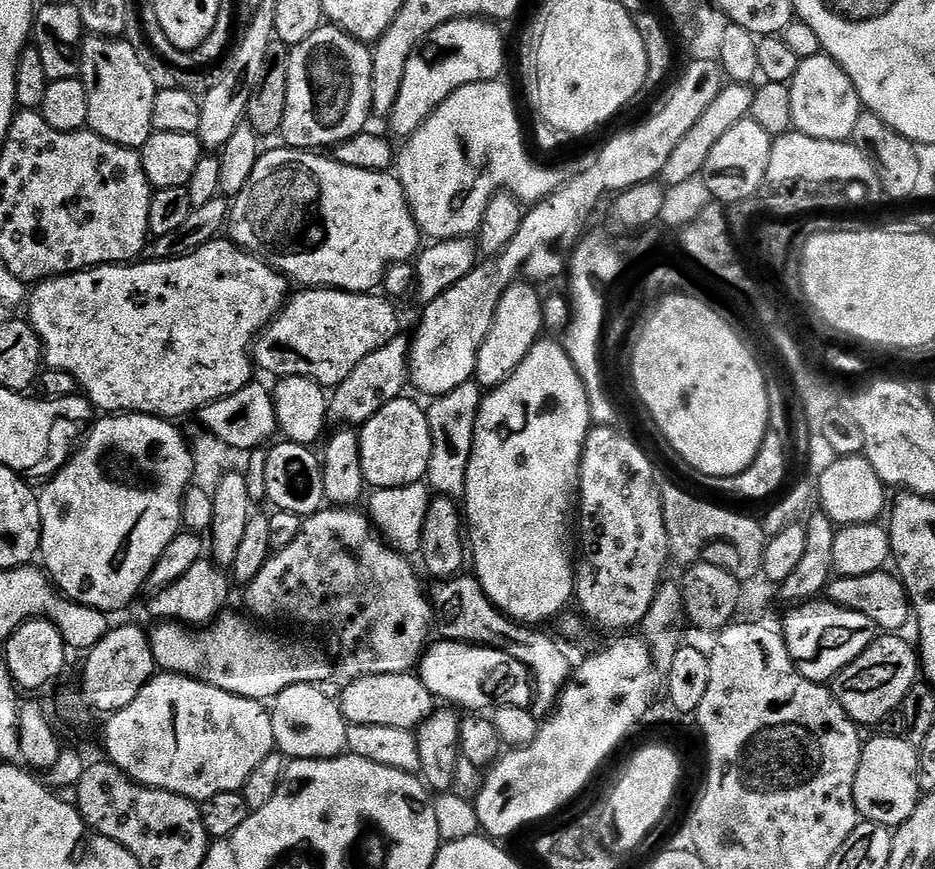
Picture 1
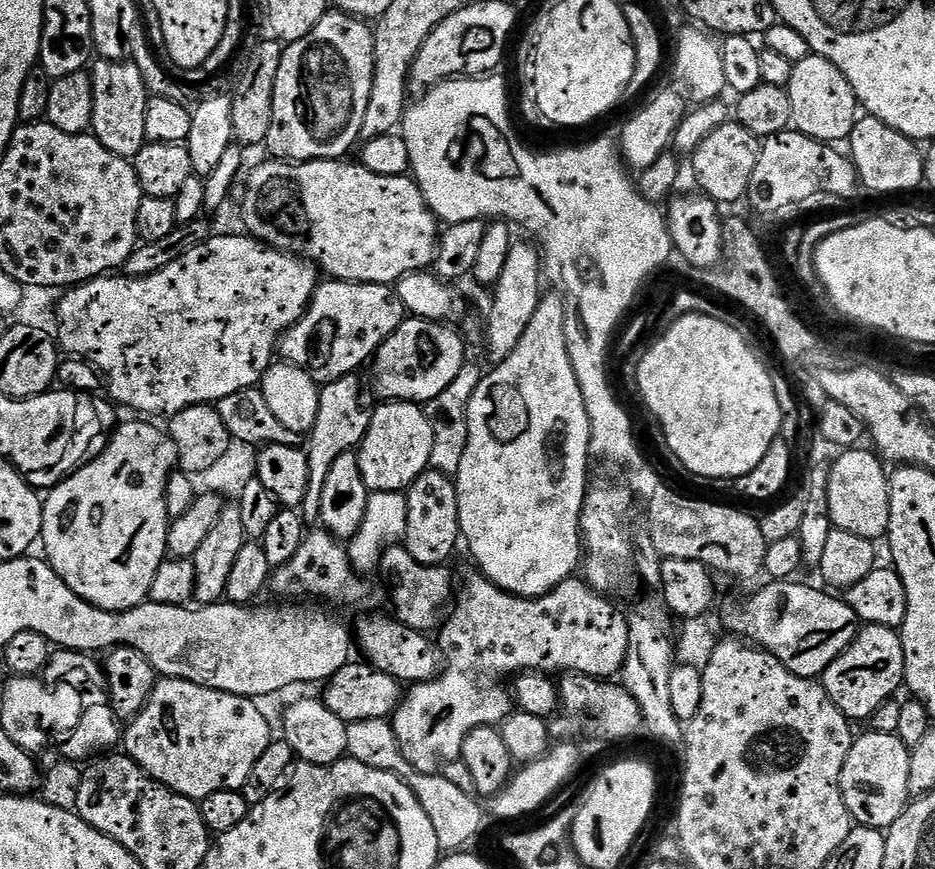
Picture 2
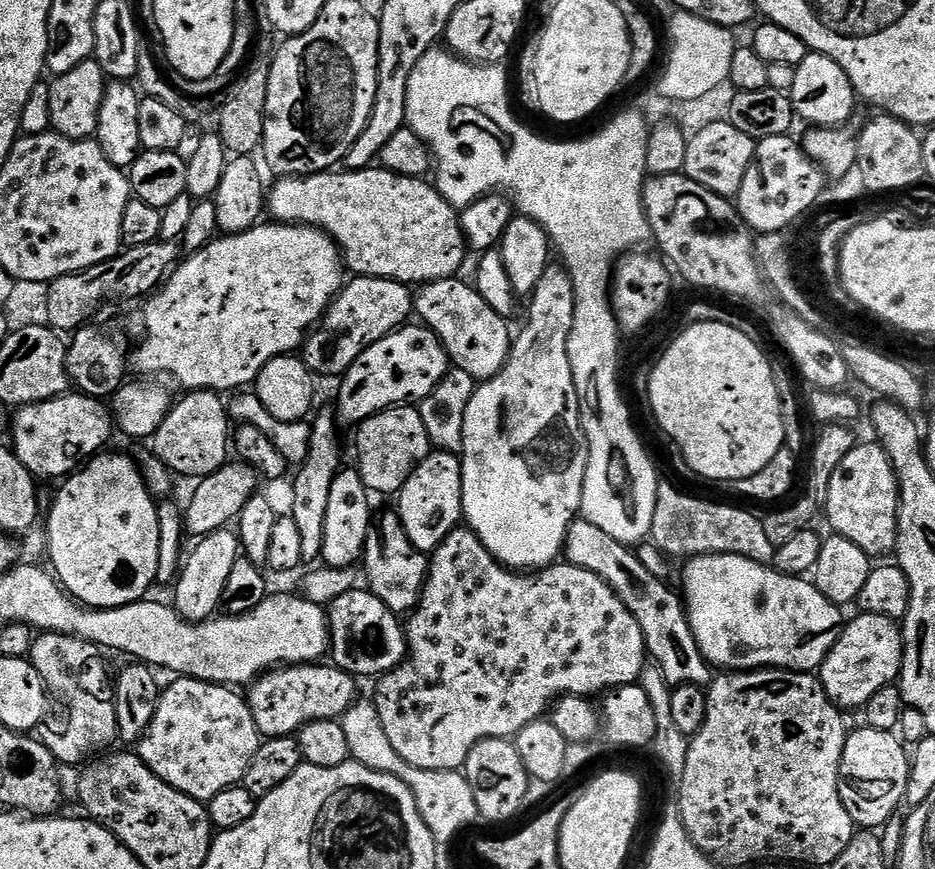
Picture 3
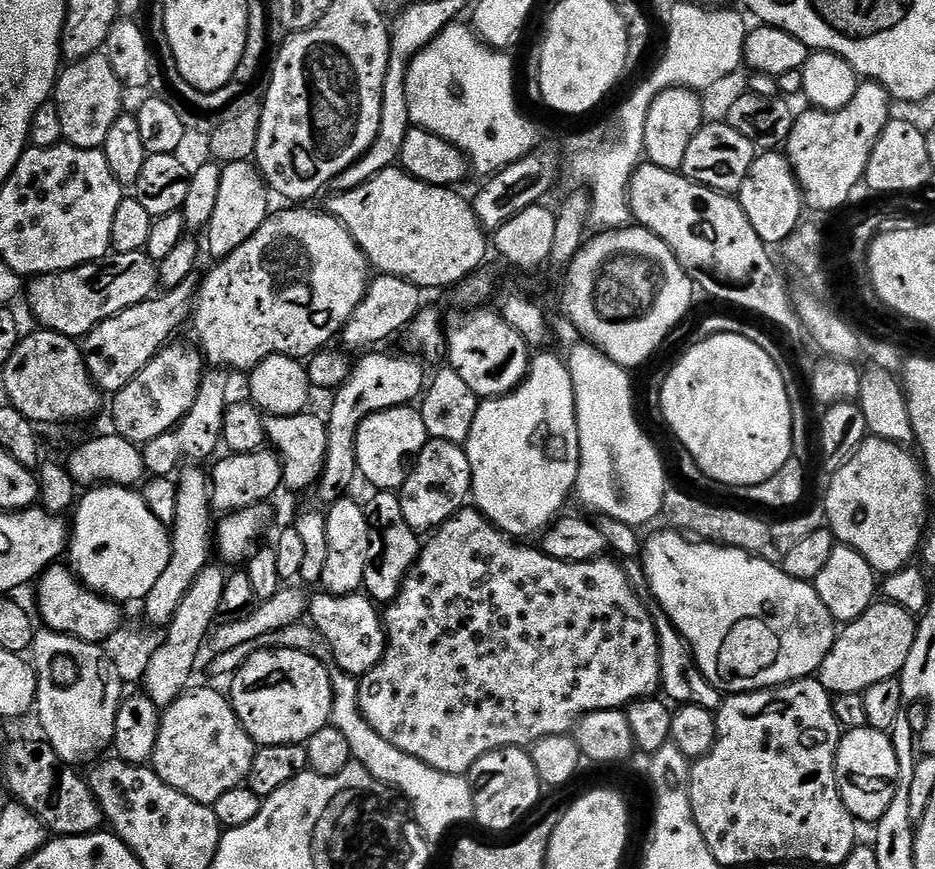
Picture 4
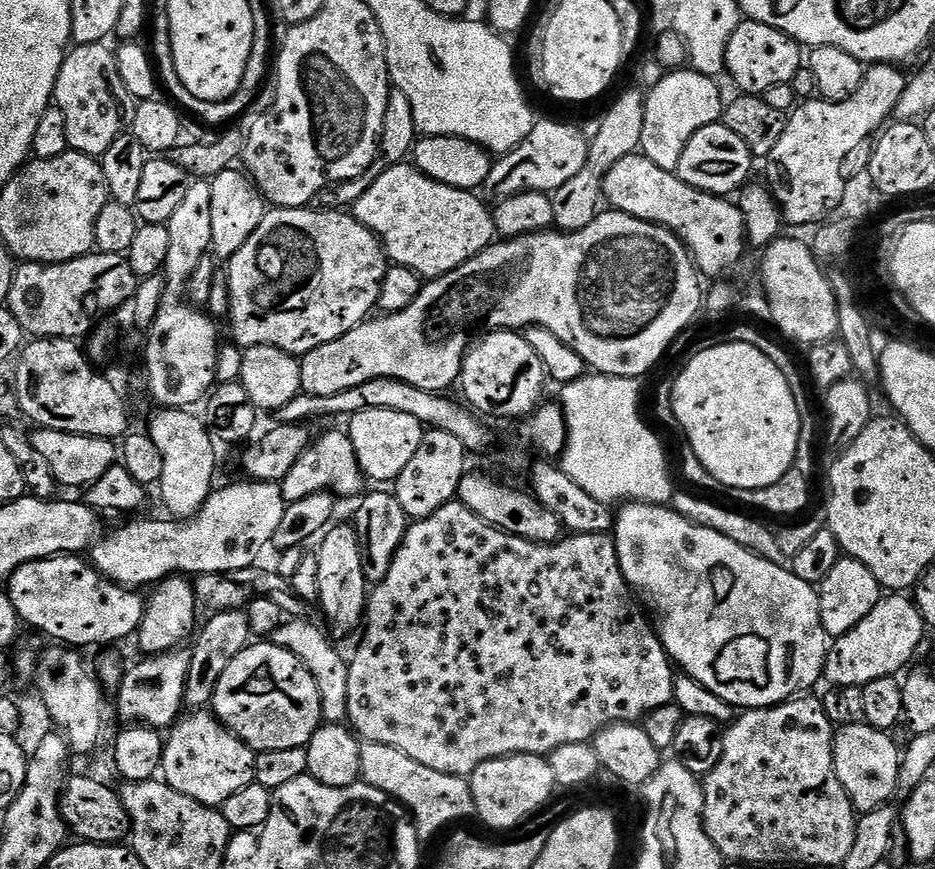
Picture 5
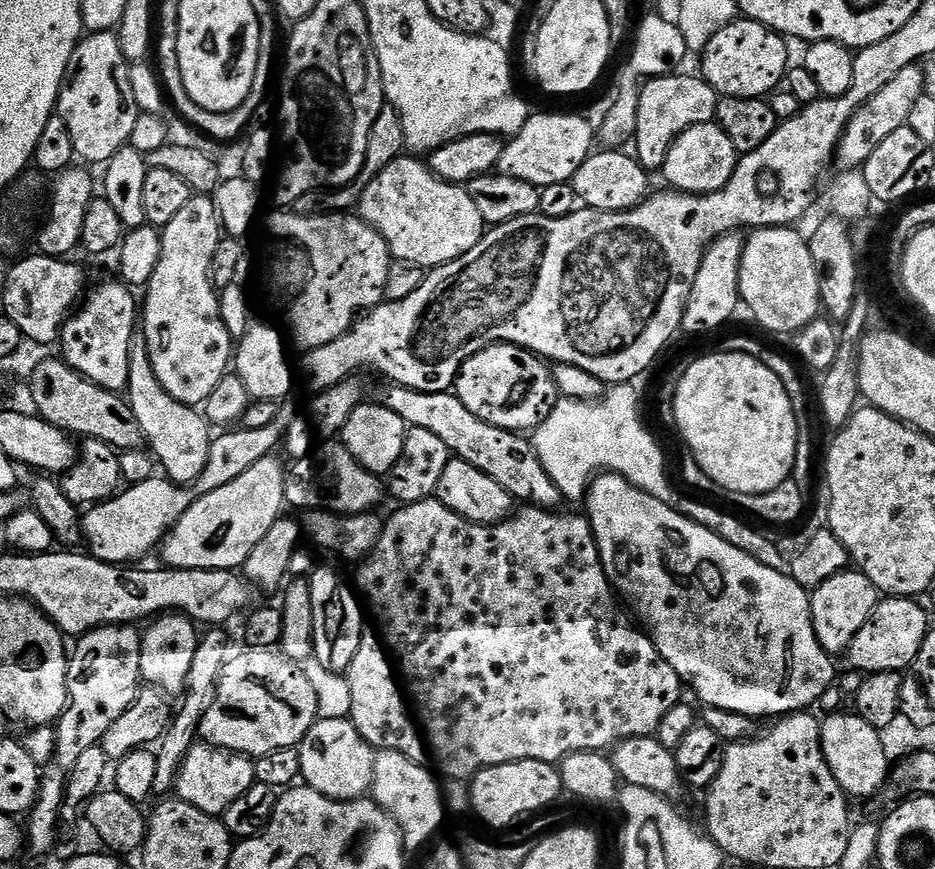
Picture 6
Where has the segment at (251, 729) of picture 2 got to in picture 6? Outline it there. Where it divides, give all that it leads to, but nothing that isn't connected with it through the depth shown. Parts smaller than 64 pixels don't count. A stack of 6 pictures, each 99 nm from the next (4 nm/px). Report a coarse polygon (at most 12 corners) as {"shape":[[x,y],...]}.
{"shape":[[196,742],[174,792],[223,817],[256,783],[241,752]]}

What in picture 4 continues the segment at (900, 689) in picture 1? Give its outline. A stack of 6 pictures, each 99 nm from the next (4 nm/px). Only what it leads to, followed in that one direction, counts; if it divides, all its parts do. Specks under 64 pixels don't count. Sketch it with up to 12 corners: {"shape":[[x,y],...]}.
{"shape":[[874,602],[839,629],[820,667],[837,697],[897,679],[916,626]]}

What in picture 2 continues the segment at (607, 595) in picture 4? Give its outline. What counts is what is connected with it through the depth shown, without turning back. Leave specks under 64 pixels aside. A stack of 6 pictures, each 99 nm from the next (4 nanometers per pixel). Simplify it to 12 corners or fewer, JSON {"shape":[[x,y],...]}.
{"shape":[[465,578],[440,675],[390,717],[414,770],[512,715],[507,676],[612,678],[628,616],[583,578]]}

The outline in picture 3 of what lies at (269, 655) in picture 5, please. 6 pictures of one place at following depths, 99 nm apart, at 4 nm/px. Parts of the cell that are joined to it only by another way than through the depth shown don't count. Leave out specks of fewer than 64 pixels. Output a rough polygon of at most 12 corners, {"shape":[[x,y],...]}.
{"shape":[[328,662],[269,670],[246,699],[261,737],[339,720],[357,677]]}

